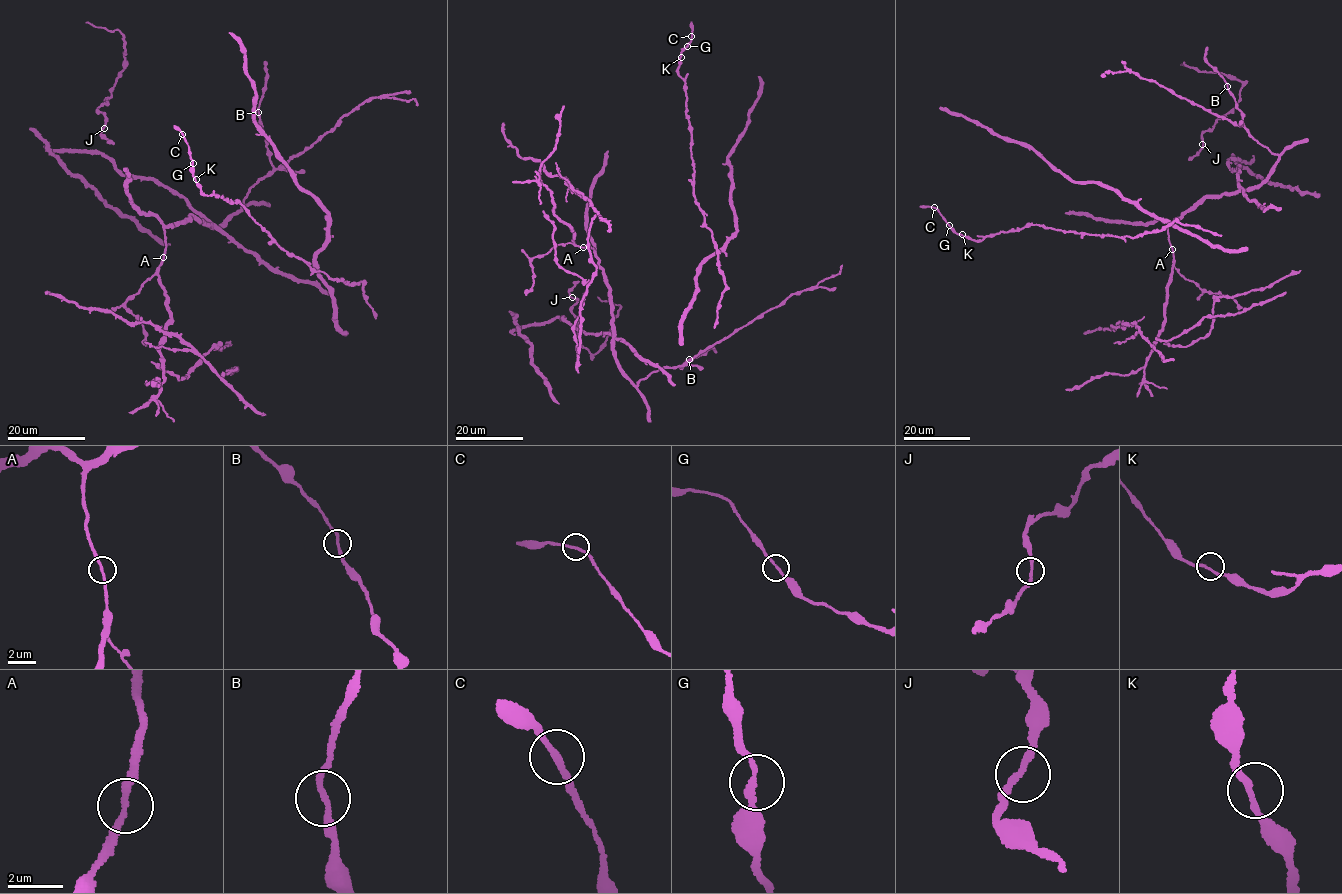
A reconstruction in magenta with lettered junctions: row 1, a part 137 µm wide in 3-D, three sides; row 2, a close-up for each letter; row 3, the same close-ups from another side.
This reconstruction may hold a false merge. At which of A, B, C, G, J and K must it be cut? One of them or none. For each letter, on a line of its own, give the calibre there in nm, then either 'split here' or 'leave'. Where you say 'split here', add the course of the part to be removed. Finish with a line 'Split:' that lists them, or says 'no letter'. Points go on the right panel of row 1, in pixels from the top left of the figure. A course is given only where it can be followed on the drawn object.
A: 200 nm | leave
B: 200 nm | leave
C: 200 nm | leave
G: 190 nm | leave
J: 200 nm | leave
K: 200 nm | leave
Split: no letter

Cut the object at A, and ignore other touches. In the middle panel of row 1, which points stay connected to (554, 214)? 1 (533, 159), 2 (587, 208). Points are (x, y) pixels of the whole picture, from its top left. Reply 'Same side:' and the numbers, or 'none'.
Same side: none

